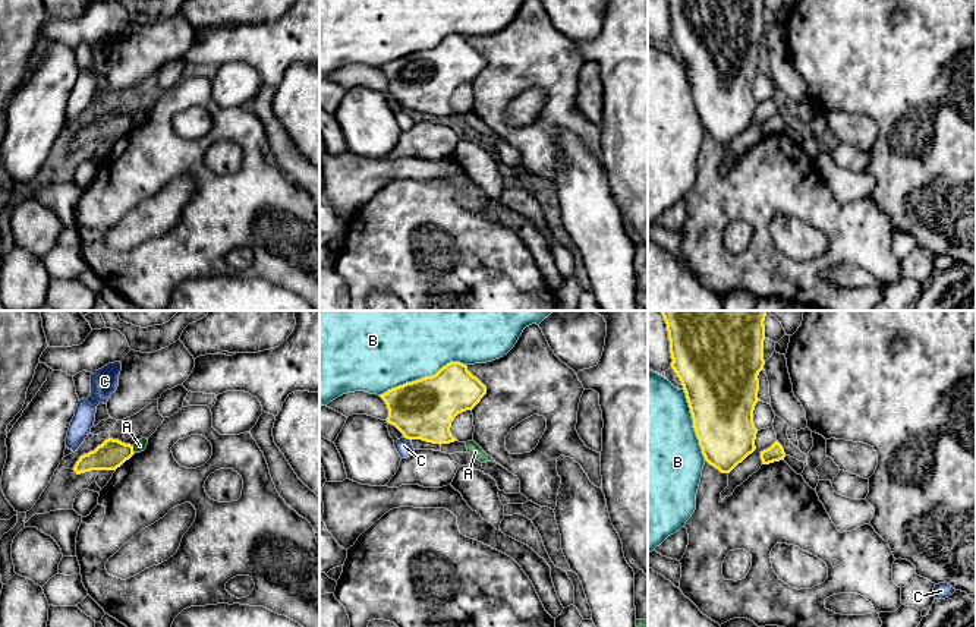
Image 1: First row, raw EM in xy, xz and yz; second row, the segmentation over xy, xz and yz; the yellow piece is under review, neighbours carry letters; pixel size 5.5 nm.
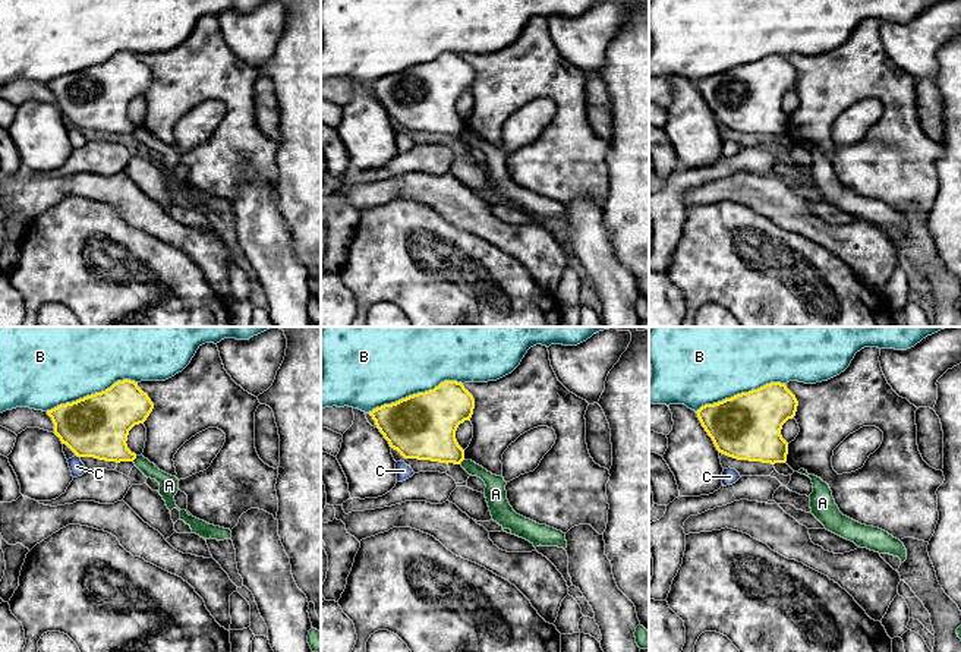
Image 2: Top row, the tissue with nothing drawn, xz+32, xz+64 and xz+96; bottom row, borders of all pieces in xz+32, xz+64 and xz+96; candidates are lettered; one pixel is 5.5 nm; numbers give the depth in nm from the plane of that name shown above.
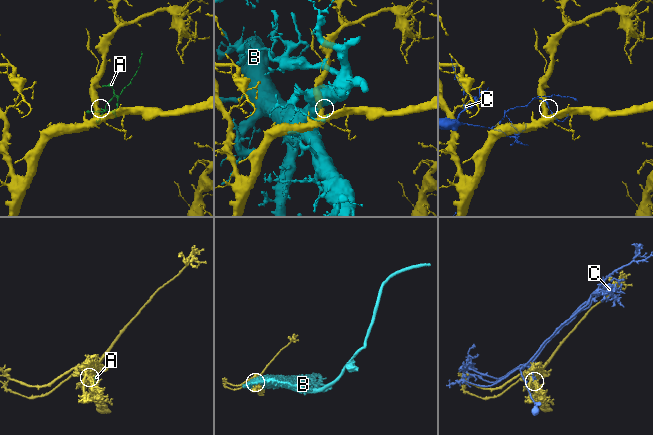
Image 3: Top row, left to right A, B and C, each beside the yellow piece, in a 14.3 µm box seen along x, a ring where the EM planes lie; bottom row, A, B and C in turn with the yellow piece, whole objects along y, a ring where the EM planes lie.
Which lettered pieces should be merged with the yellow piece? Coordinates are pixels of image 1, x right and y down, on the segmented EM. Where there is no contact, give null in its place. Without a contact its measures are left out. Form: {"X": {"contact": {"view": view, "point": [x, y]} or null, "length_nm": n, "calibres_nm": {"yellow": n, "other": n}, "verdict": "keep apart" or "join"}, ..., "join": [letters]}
{"A": {"contact": {"view": "xy", "point": [132, 450]}, "length_nm": 50, "calibres_nm": {"yellow": 160, "other": 70}, "verdict": "keep apart"}, "B": {"contact": {"view": "xz", "point": [422, 378]}, "length_nm": 500, "calibres_nm": {"yellow": 340, "other": 500}, "verdict": "keep apart"}, "C": {"contact": {"view": "xz", "point": [408, 438]}, "length_nm": 50, "calibres_nm": {"yellow": 340, "other": 90}, "verdict": "keep apart"}, "join": []}

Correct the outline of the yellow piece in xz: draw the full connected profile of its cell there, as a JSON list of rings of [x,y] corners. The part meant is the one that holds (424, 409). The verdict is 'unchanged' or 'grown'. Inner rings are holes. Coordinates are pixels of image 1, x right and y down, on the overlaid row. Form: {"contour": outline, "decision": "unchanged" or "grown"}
{"contour": [[[450,362],[435,375],[406,382],[380,397],[388,409],[387,422],[404,438],[432,444],[457,441],[451,432],[454,418],[472,410],[487,394],[487,387],[467,366]]], "decision": "unchanged"}

